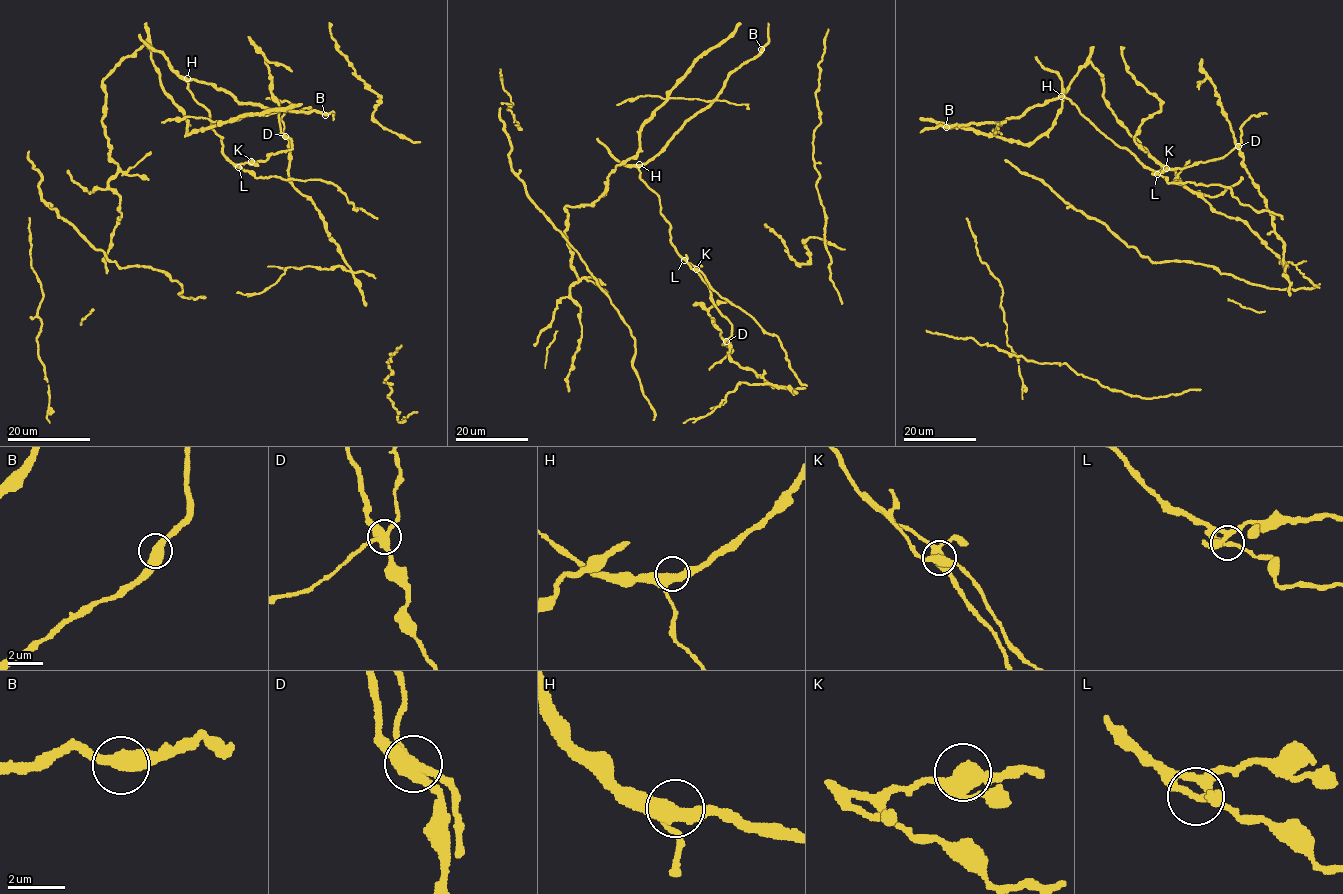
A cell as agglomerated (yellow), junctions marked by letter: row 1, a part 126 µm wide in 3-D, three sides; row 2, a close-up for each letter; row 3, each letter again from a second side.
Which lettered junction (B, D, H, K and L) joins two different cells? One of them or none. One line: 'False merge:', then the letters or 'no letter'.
False merge: D

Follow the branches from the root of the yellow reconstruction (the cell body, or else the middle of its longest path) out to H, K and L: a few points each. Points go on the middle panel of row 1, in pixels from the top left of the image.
H: (728, 338), (731, 323), (699, 272), (671, 243), (659, 197), (640, 178), (639, 164)
K: (728, 338), (731, 323), (715, 305), (708, 284), (696, 269)
L: (728, 338), (731, 323), (715, 305), (708, 284), (699, 272), (684, 260)

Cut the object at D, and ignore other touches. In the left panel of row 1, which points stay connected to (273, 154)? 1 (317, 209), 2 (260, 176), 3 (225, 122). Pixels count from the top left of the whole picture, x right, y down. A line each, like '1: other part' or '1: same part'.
1: other part
2: same part
3: other part

